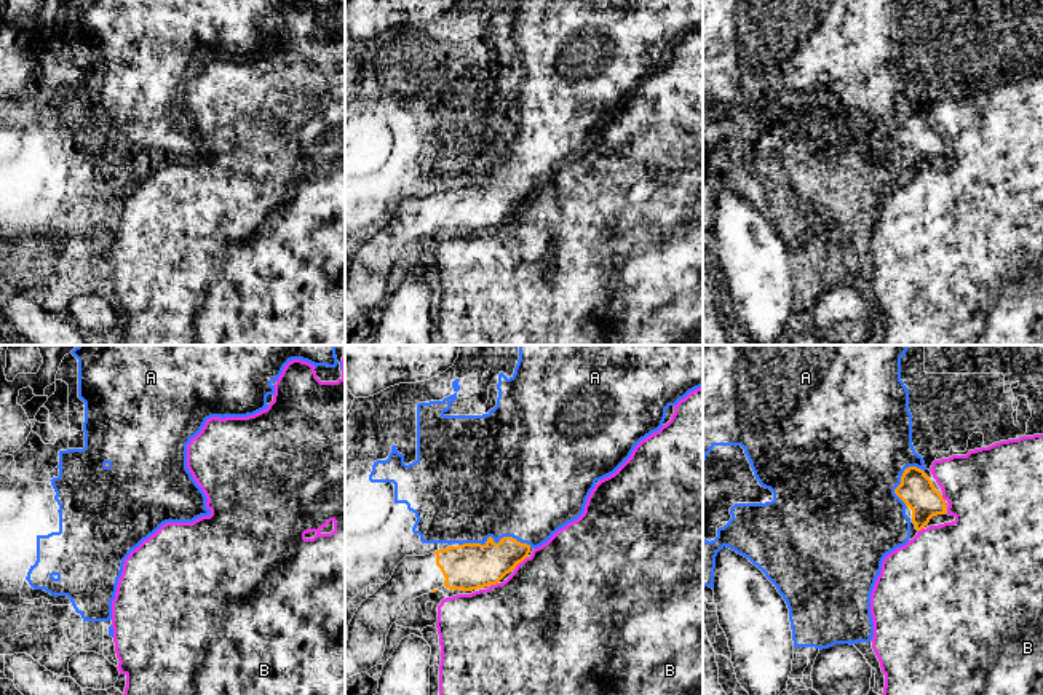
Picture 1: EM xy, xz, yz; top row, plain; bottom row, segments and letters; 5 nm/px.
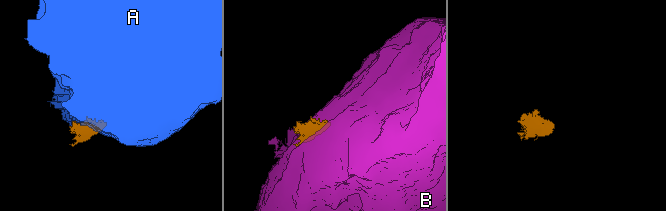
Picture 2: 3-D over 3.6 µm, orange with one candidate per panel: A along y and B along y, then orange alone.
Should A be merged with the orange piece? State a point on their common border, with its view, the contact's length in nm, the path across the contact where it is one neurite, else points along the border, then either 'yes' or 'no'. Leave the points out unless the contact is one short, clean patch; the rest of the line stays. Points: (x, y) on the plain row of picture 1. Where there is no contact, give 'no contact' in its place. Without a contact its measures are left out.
meets orange in xz at (494, 184); contact 360 nm long; yes

